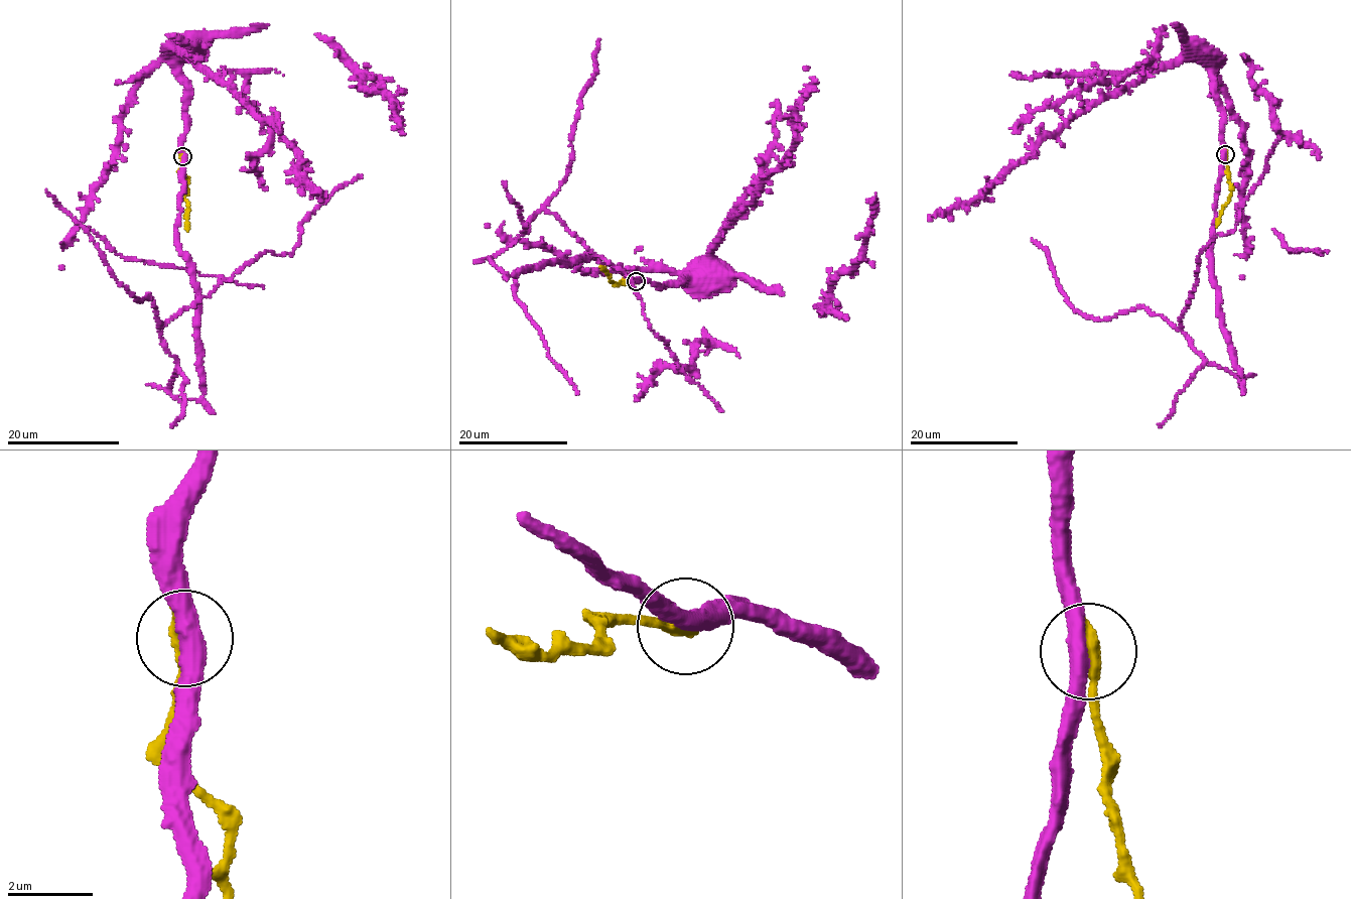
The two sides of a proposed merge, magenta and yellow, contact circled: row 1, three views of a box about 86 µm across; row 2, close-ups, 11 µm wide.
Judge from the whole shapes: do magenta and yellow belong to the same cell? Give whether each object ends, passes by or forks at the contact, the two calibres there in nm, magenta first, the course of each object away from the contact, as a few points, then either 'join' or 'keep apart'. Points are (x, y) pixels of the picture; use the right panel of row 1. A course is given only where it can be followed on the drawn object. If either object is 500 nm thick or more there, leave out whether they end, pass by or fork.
magenta passes by; yellow ends; calibres 420 and 440 nm; course magenta (1225, 153), (1209, 252), (1242, 386), (1197, 353), (1179, 325), (1200, 252), (1233, 231), (1278, 137); course yellow (1225, 153), (1231, 190), (1217, 226); keep apart

